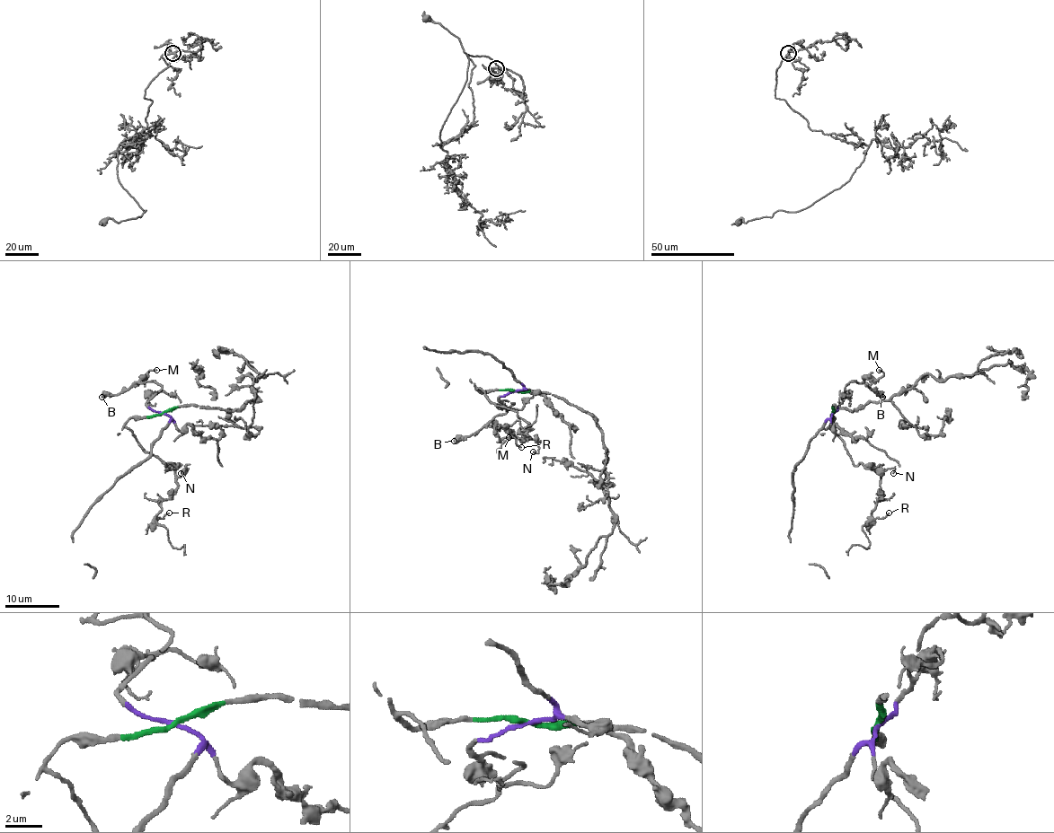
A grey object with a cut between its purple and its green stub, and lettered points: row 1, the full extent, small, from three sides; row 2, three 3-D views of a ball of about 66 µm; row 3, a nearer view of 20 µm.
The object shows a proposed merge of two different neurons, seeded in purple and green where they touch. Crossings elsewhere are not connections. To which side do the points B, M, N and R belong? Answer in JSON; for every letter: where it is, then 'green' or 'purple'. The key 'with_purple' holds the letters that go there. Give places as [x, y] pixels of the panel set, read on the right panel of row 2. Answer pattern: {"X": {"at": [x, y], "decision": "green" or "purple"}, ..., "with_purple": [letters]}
{"B": {"at": [882, 397], "decision": "purple"}, "M": {"at": [879, 370], "decision": "purple"}, "N": {"at": [893, 473], "decision": "green"}, "R": {"at": [889, 512], "decision": "green"}, "with_purple": ["B", "M"]}

